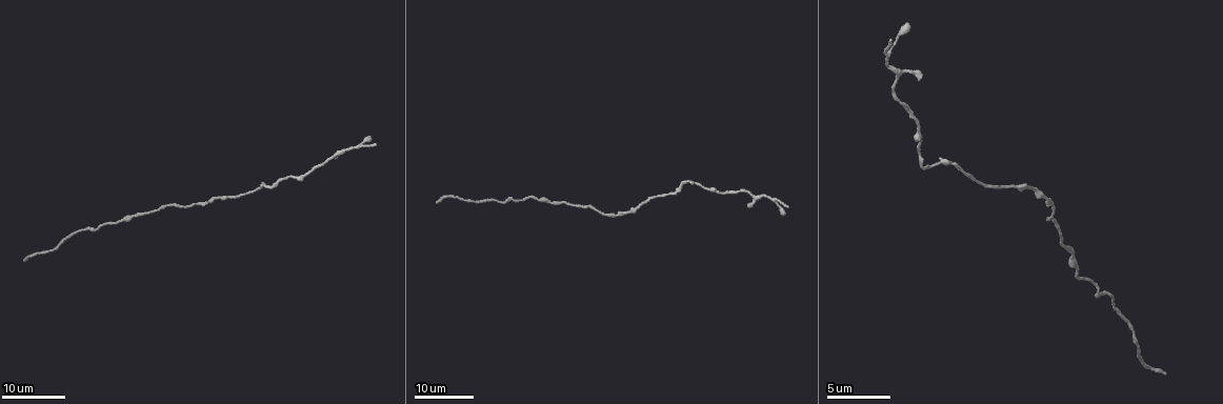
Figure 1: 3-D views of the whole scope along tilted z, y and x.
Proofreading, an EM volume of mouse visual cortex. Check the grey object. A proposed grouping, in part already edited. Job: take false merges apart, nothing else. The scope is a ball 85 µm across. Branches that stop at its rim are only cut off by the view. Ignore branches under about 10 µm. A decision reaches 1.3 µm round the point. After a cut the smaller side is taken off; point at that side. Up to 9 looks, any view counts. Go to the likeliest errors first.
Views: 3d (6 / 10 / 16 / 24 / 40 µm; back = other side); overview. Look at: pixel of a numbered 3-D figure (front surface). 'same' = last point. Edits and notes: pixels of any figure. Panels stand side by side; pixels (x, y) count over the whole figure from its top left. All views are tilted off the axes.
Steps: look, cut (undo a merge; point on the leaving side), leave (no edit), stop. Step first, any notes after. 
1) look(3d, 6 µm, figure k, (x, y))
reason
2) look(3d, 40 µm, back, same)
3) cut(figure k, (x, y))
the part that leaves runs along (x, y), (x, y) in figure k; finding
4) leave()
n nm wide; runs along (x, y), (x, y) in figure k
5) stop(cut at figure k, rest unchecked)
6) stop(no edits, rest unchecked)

look(3d, 24 µm, figure 1, (618, 214))

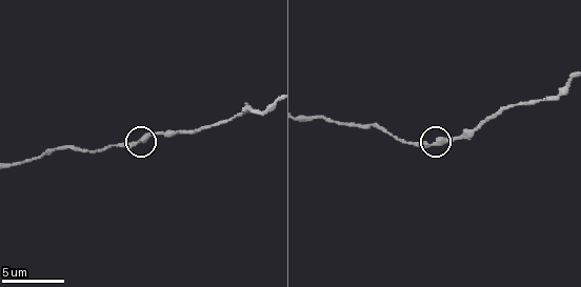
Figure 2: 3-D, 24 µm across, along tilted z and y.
look(3d, 10 µm, figure 2, (430, 144))

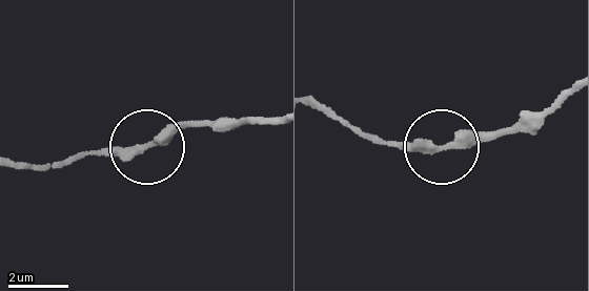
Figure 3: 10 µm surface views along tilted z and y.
leave()
side arm 37 µm; runs along (145, 147), (78, 158) in figure 3; continuous, no second neuron

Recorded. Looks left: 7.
look(3d, 10 µm, figure 2, (479, 124))
sudden change in width

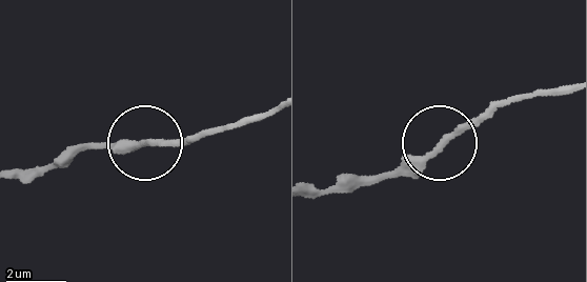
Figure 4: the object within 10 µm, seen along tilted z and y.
leave()
200 nm wide; runs along (49, 168), (88, 145), (195, 135) in figure 4; continuous, no second neuron

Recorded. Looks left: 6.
look(3d, 24 µm, figure 1, (345, 152))
thick turns thin

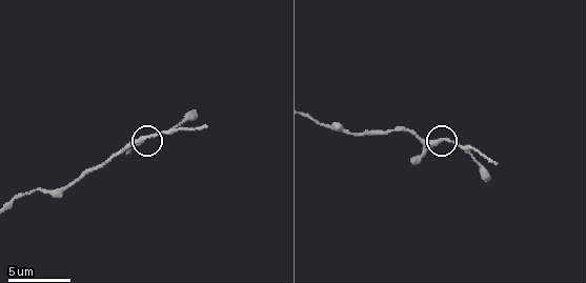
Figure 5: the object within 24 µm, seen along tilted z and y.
look(3d, 10 µm, figure 5, (141, 140))
zoom in

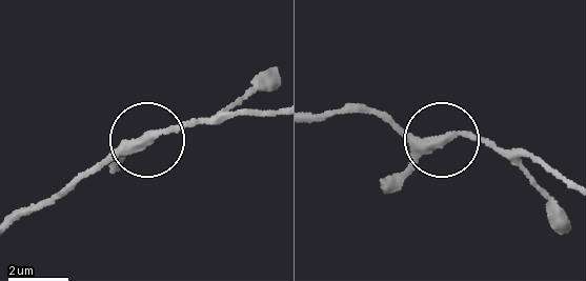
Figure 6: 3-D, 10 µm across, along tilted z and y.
leave()
runs along (19, 219), (162, 132), (230, 115) in figure 6; continuous, no second neuron

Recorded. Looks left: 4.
look(3d, 16 µm, figure 1, (1071, 256))
a narrow waist

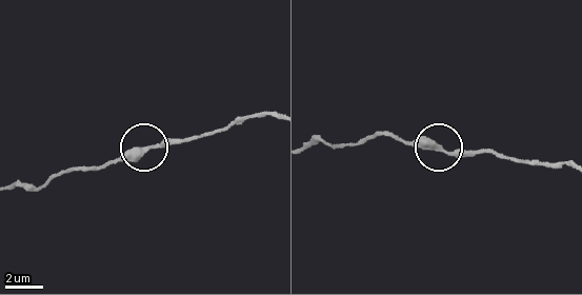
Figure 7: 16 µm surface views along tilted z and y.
look(3d, 10 µm, figure 7, (151, 149))

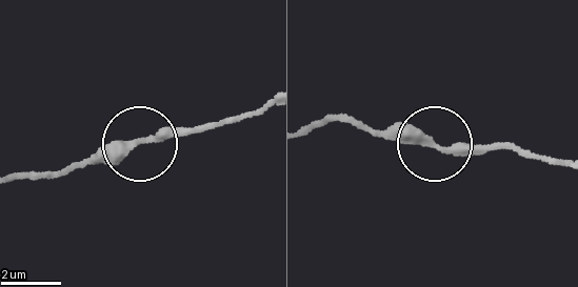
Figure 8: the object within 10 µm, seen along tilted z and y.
leave()
280 nm wide; runs along (557, 160), (510, 149), (453, 155), (342, 120) in figure 8; all the same neuron

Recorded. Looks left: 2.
stop(no edits, rest unchecked)

